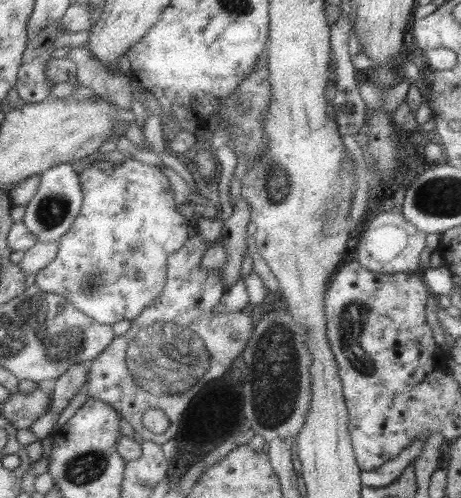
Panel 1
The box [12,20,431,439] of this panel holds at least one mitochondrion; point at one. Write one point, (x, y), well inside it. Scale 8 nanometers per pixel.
(174, 356)

